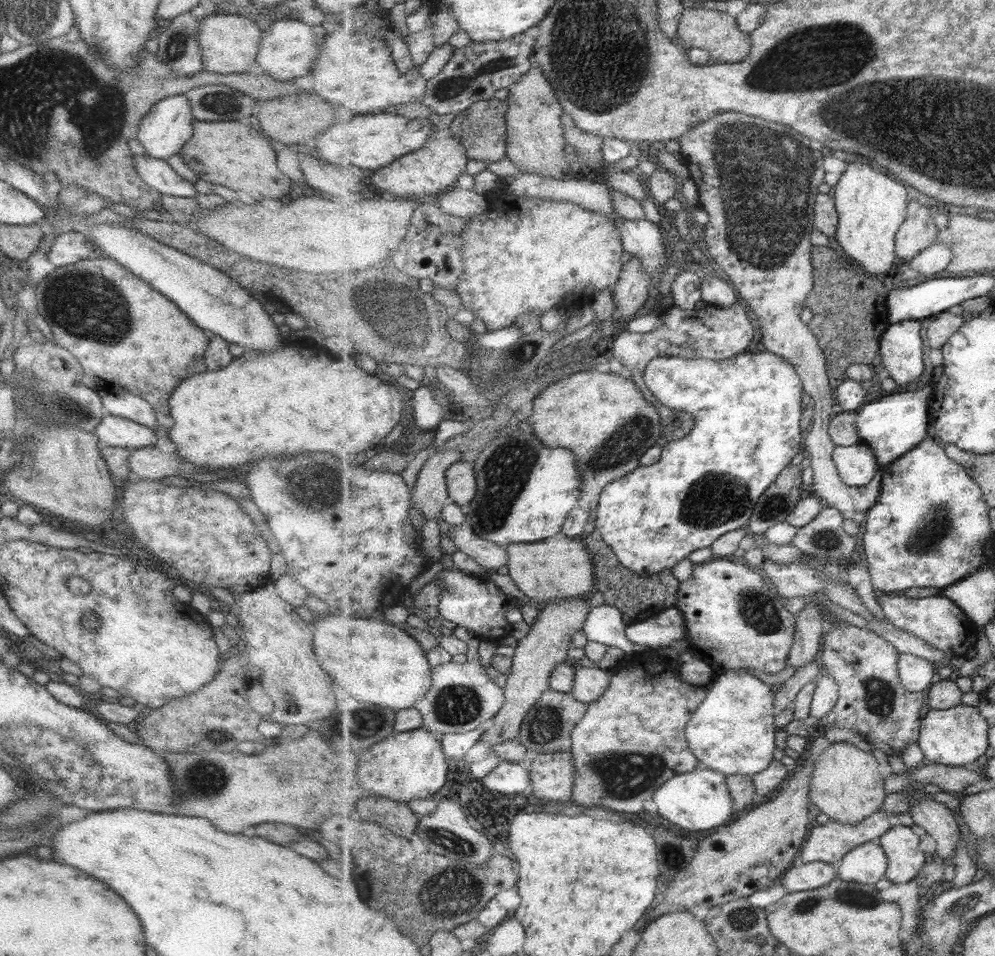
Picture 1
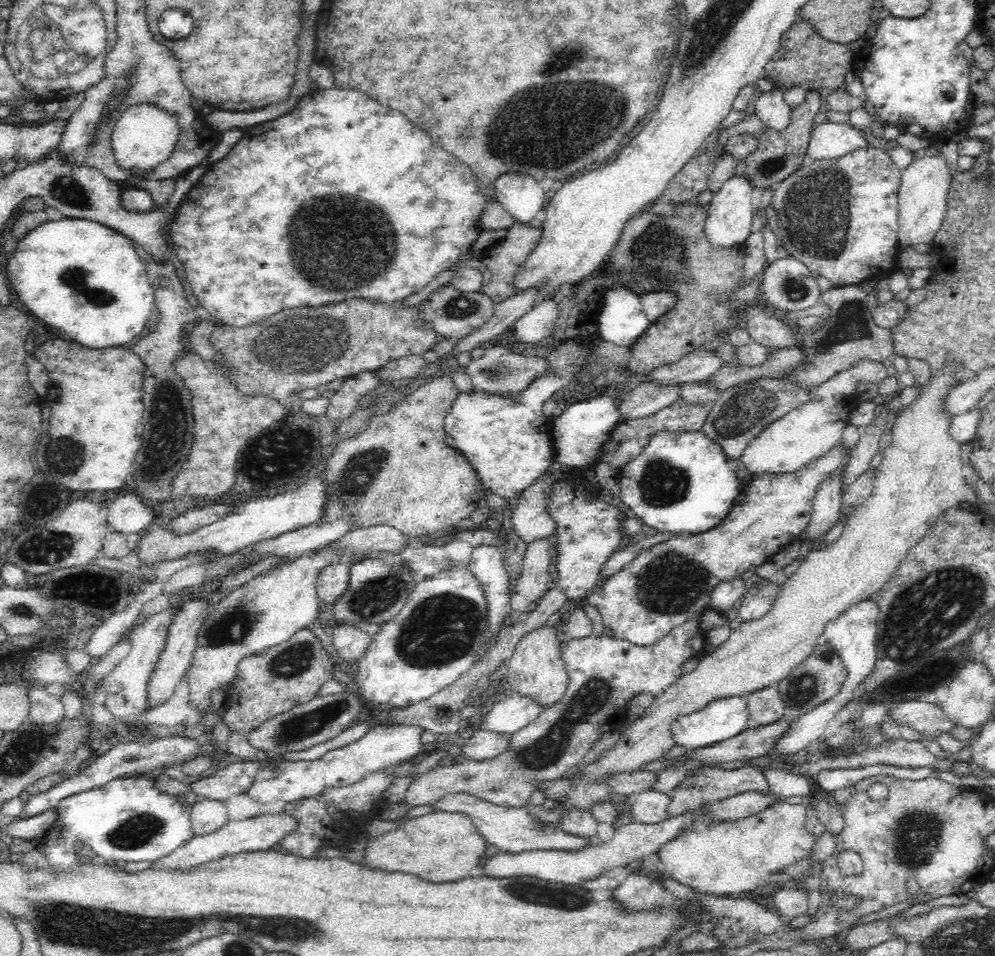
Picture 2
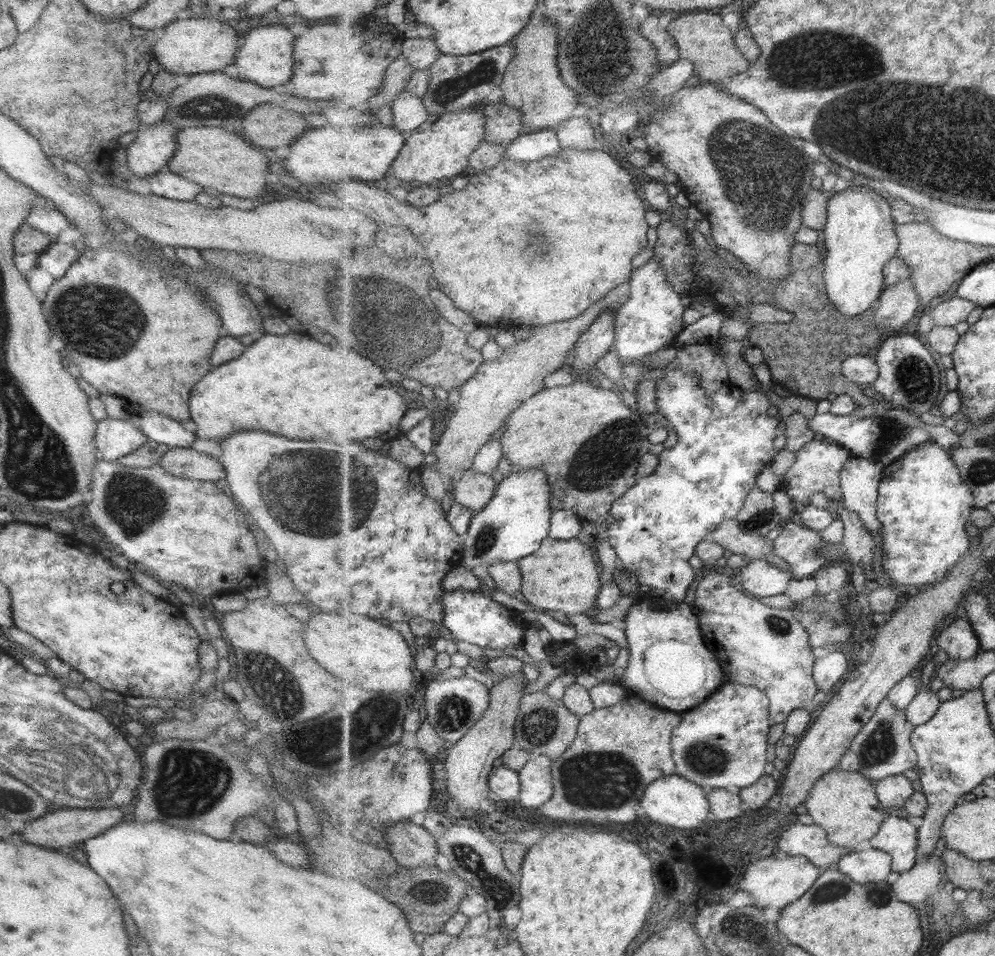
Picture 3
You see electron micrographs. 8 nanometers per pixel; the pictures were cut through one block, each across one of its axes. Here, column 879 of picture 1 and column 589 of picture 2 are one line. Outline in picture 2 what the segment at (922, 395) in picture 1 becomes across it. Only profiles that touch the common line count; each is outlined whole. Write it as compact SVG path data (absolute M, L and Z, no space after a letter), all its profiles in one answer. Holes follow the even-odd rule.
M592 397L587 401L578 401L564 408L558 417L552 417L552 426L549 434L552 439L552 448L555 462L585 470L588 464L600 454L600 448L608 440L609 433L619 423L616 403L613 397Z

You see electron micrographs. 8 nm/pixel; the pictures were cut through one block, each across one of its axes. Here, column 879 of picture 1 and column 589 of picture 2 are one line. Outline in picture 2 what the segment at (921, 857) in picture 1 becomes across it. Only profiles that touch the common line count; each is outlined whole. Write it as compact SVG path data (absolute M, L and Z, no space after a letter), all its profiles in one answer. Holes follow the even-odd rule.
M464 792L441 795L440 798L433 799L430 804L436 811L466 814L472 819L476 832L484 838L484 842L496 846L501 852L518 854L518 852L530 850L580 850L588 843L594 843L594 838L578 838L560 828L544 832L540 829L540 825L536 825L536 821L532 821L532 817L528 816L528 811L524 807L498 806Z

